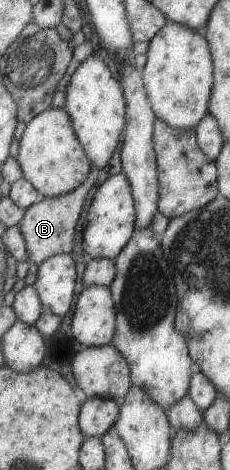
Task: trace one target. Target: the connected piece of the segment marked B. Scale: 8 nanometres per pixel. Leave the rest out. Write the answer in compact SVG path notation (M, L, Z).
M91 165L91 169L89 169L83 183L78 185L73 191L59 197L42 197L37 203L32 203L24 209L23 217L19 220L17 226L26 245L29 264L35 263L38 266L43 260L52 255L68 254L71 251L75 225L77 225L77 219L81 215L85 195L87 195L87 192L93 185L98 170L95 165Z

